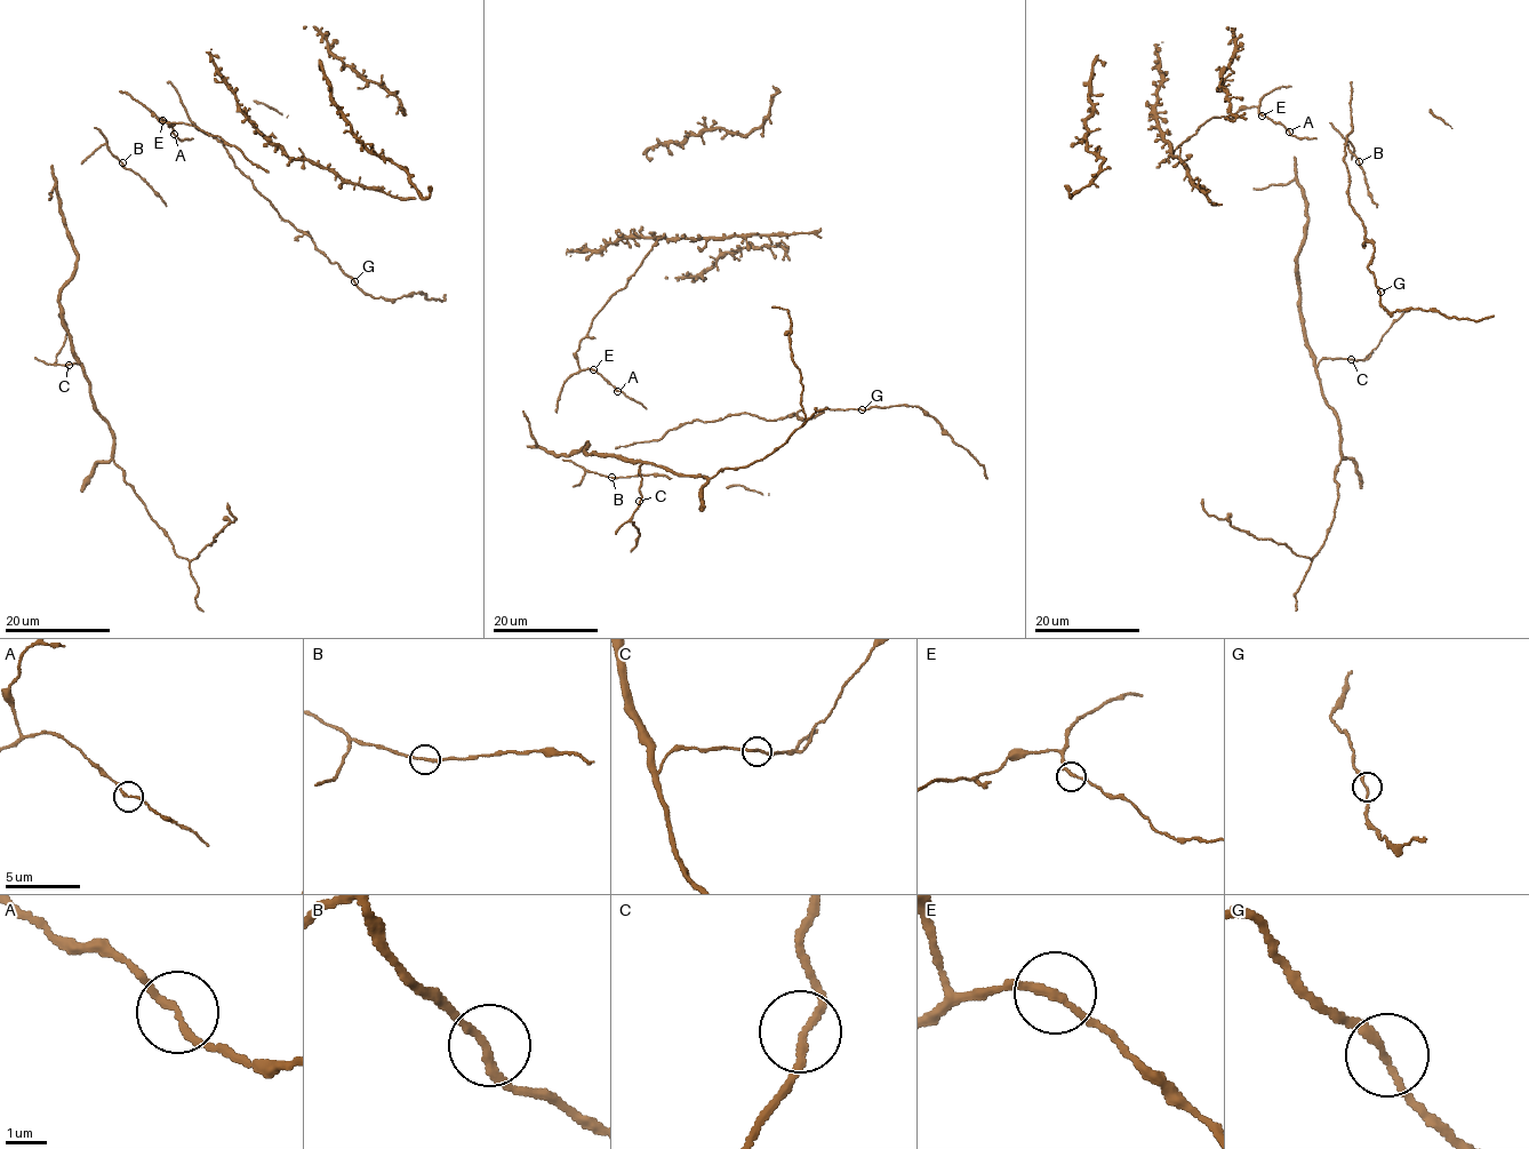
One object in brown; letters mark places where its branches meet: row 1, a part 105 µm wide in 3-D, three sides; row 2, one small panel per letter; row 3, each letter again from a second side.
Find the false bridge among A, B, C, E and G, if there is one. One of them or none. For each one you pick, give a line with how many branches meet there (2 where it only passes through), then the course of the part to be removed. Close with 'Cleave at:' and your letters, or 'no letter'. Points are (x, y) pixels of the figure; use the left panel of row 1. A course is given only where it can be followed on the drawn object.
Cleave at: no letter

